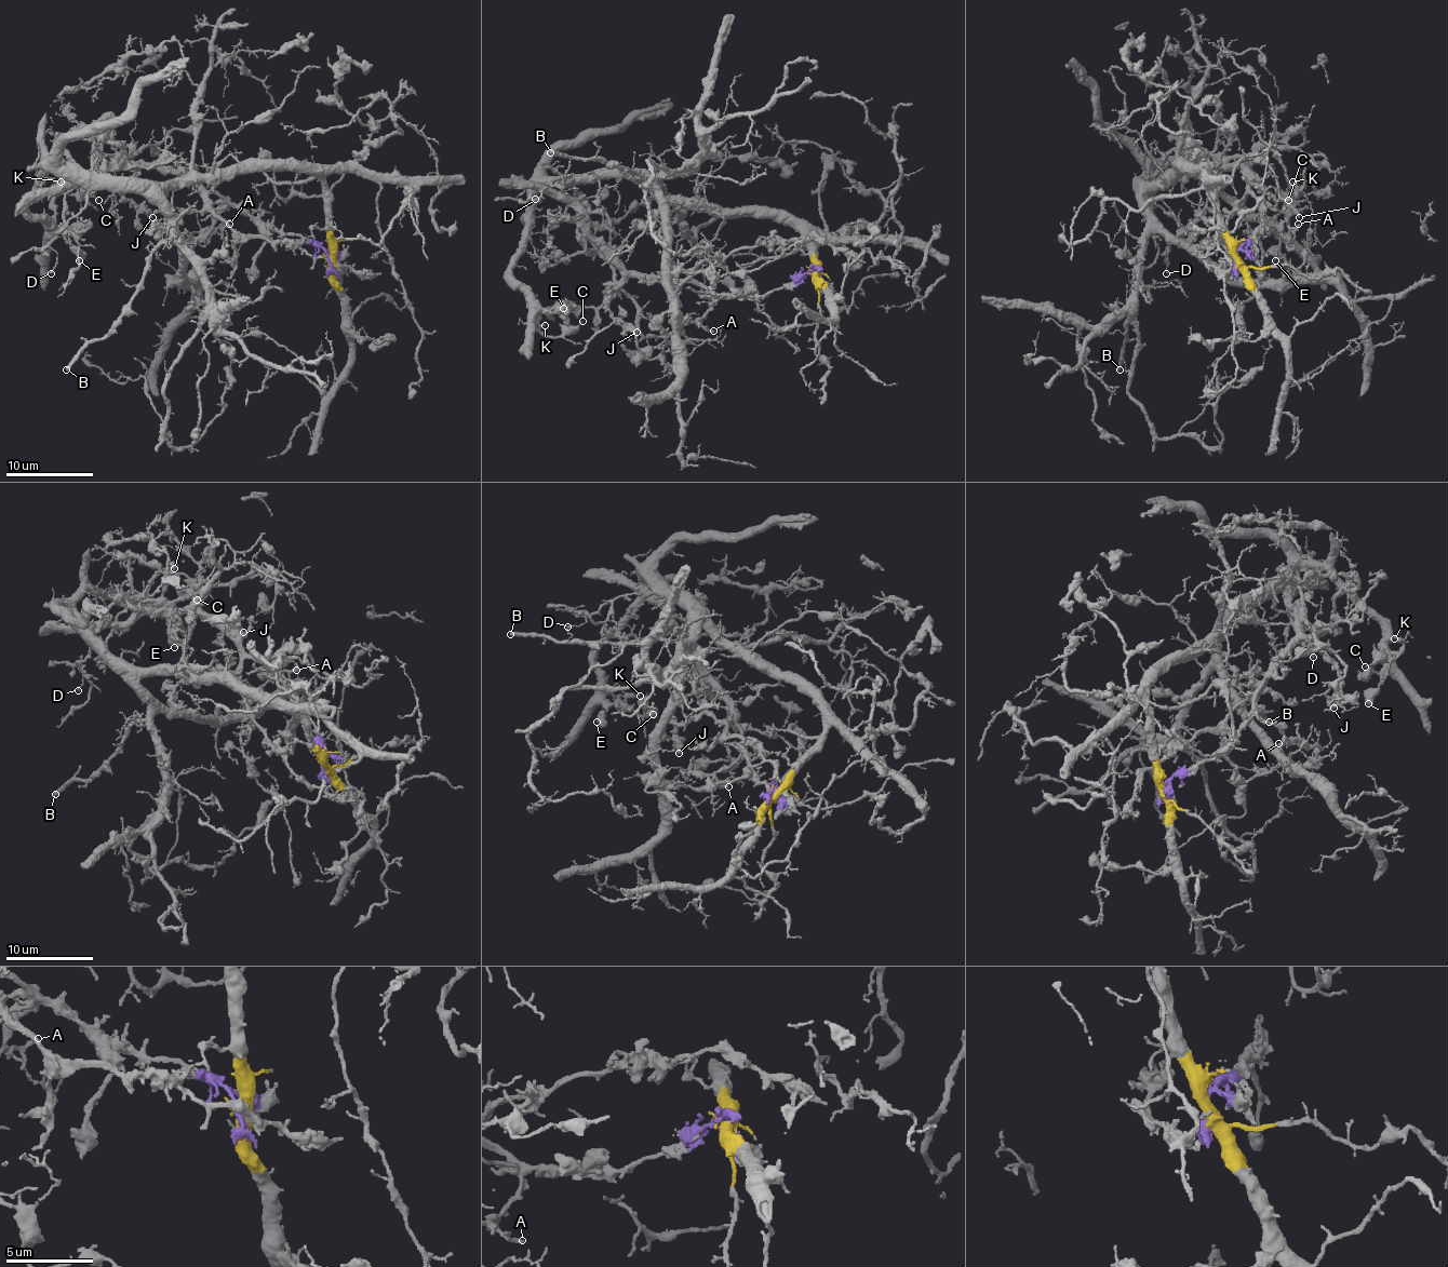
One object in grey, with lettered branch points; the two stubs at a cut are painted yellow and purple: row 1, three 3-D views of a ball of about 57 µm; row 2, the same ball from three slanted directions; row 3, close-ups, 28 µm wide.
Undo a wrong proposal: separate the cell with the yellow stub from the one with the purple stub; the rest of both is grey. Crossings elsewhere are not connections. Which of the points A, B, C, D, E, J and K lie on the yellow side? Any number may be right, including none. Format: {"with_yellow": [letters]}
{"with_yellow": ["B", "C", "D", "E", "K"]}

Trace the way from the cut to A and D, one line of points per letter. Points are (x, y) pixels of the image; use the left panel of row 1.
A: (331, 263), (319, 247), (278, 228), (260, 228), (229, 205), (214, 226), (223, 228), (229, 224)
D: (331, 263), (329, 190), (308, 171), (241, 171), (94, 188), (51, 243), (57, 254), (51, 273)

